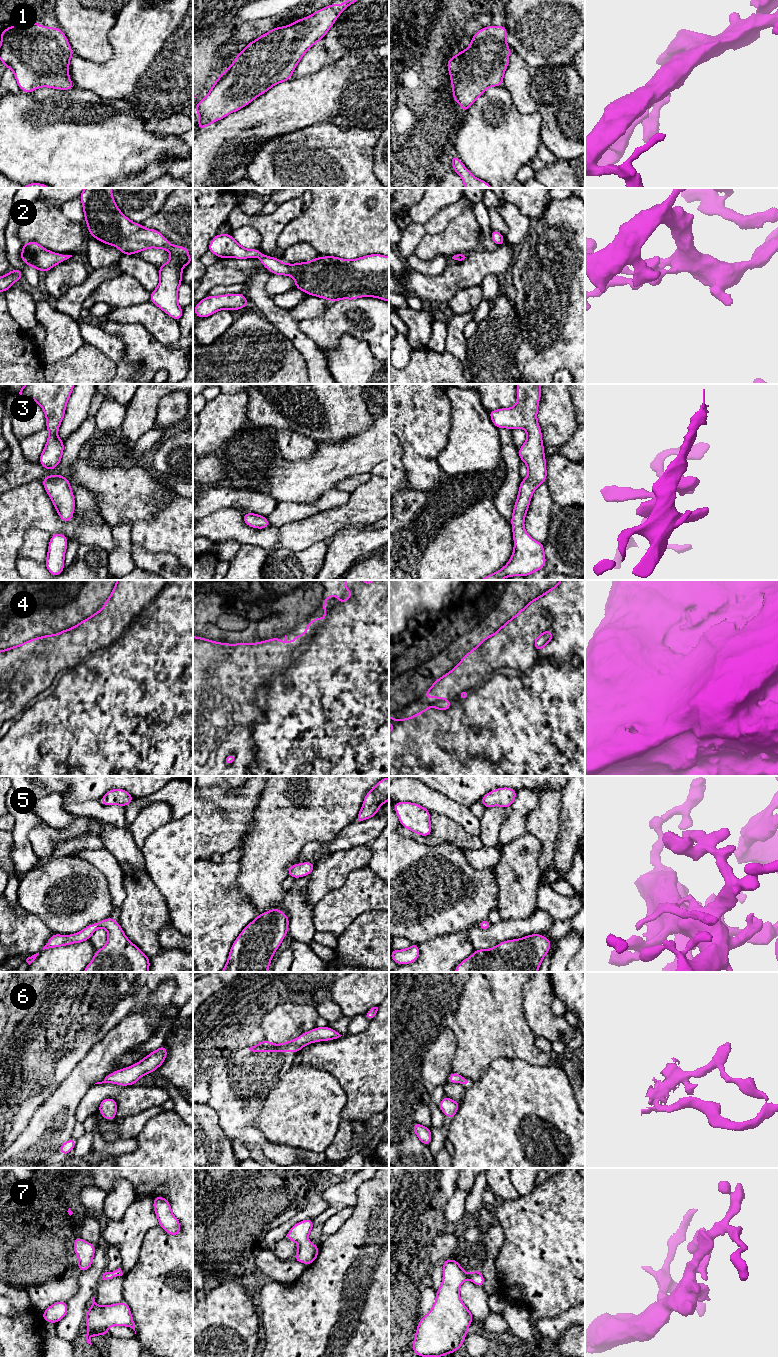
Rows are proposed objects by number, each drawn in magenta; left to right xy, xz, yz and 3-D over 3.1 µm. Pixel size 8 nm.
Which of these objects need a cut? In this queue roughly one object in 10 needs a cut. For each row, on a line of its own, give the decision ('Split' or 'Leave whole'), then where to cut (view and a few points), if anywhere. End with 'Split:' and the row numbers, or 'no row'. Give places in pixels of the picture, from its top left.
1: Leave whole. No split
2: Leave whole. No split
3: Leave whole. No split
4: Leave whole. No split
5: Leave whole. No split
6: Leave whole. No split
7: Leave whole. No split
Split: no row

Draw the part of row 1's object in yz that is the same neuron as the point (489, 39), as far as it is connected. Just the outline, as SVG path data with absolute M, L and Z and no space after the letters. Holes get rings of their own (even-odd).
M487 26L477 31L471 44L447 60L453 100L467 110L488 87L503 86L503 76L512 51L507 42L507 28Z

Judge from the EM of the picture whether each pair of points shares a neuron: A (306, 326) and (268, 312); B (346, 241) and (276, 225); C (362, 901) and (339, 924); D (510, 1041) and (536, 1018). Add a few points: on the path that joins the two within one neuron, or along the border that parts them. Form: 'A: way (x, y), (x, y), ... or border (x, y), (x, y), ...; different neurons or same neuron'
A: border (298, 321), (298, 327), (314, 341); different neurons
B: border (302, 213), (294, 217), (284, 227), (274, 249); different neurons
C: way (356, 907), (345, 918); same neuron
D: border (522, 1002), (528, 1026), (536, 1036); different neurons

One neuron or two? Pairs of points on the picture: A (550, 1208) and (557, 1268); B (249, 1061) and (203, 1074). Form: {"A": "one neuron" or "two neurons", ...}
{"A": "one neuron", "B": "one neuron"}

